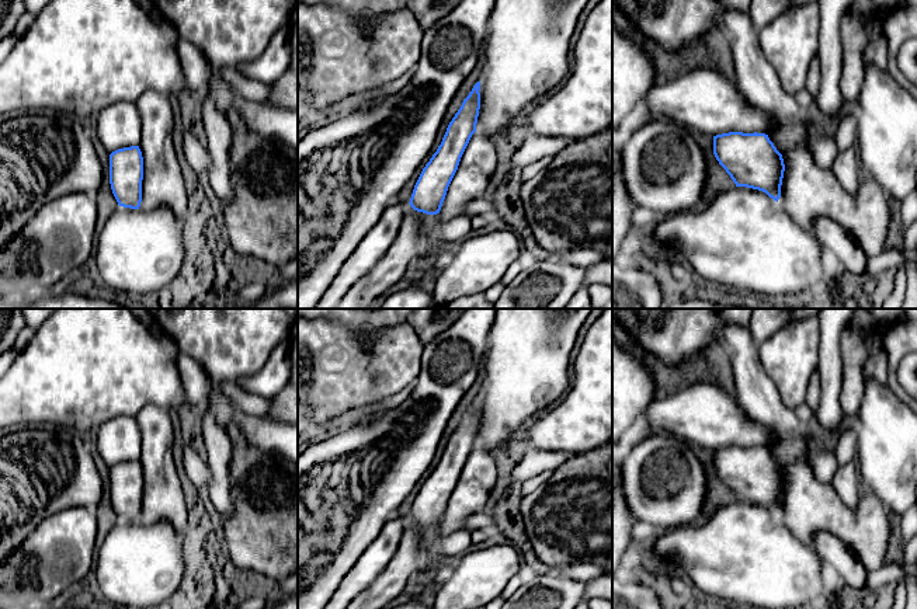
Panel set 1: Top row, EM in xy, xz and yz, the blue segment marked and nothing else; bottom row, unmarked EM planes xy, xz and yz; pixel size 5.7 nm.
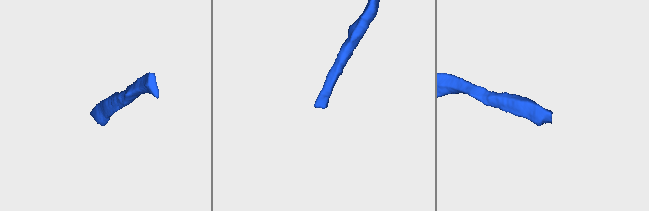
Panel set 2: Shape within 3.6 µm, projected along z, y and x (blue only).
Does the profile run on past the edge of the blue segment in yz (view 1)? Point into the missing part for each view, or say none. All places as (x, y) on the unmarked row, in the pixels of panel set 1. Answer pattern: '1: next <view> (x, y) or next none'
1: next none

